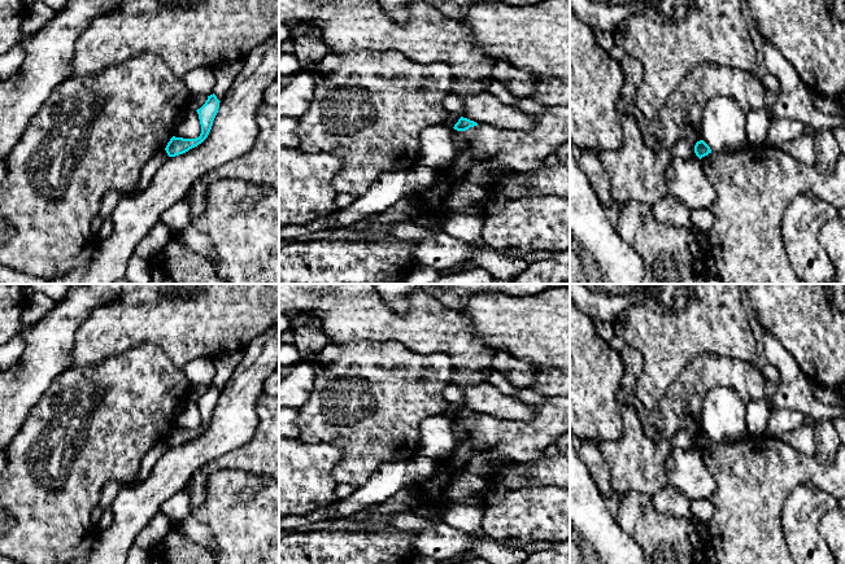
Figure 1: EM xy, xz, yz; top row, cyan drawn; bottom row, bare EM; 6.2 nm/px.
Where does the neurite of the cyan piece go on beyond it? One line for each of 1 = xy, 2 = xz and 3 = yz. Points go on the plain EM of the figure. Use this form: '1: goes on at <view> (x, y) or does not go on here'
1: does not go on here
2: does not go on here
3: does not go on here

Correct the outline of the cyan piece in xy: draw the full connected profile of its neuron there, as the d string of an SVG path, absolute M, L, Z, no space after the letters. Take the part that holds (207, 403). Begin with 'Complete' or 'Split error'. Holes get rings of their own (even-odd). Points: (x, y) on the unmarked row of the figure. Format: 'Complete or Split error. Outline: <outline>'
Complete. Outline: M214 384L208 386L205 394L196 401L201 415L200 427L196 429L183 429L173 427L165 438L169 447L183 445L201 434L208 428L213 416L213 411L218 403L219 393L221 392L217 389Z

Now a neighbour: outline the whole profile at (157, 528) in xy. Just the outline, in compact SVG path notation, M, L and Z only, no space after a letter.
M160 511L136 535L134 545L148 551L157 546L166 537L170 529L170 520L162 511Z

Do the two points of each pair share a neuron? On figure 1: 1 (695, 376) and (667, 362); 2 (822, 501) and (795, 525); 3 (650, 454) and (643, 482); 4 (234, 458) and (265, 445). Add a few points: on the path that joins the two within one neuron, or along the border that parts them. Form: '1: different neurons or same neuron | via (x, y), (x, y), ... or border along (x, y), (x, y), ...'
1: different neurons | border along (710, 355), (696, 355), (665, 394)
2: same neuron | via (815, 505), (801, 519)
3: same neuron | via (645, 460), (644, 476)
4: same neuron | via (242, 458), (252, 458), (257, 453)

